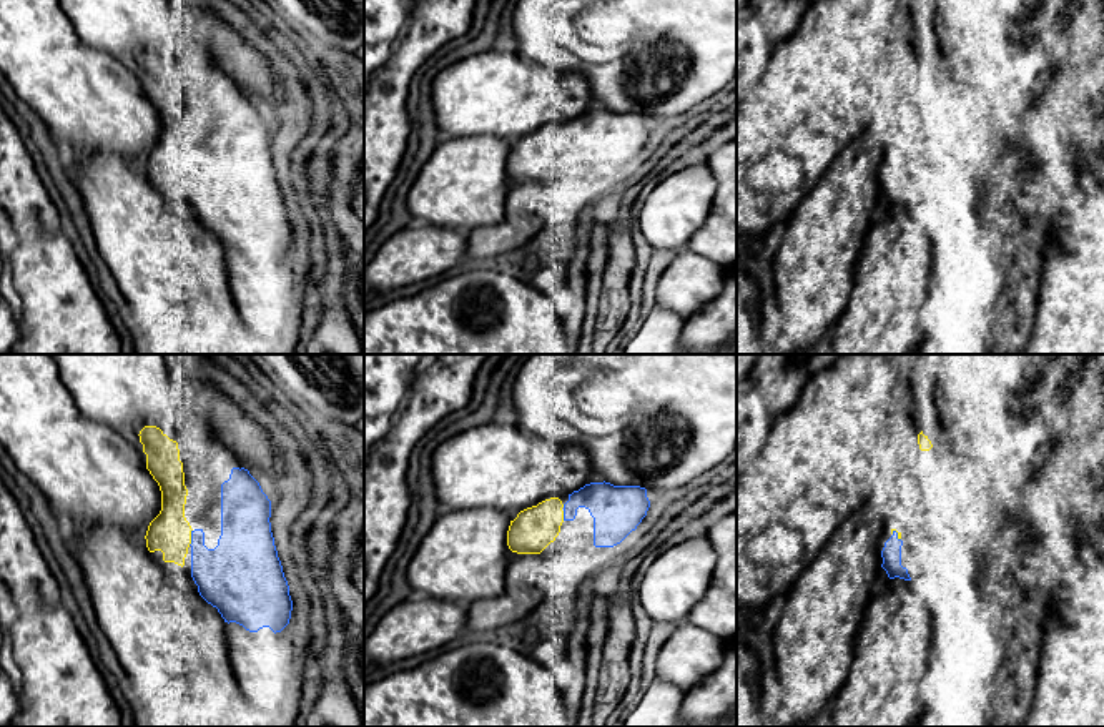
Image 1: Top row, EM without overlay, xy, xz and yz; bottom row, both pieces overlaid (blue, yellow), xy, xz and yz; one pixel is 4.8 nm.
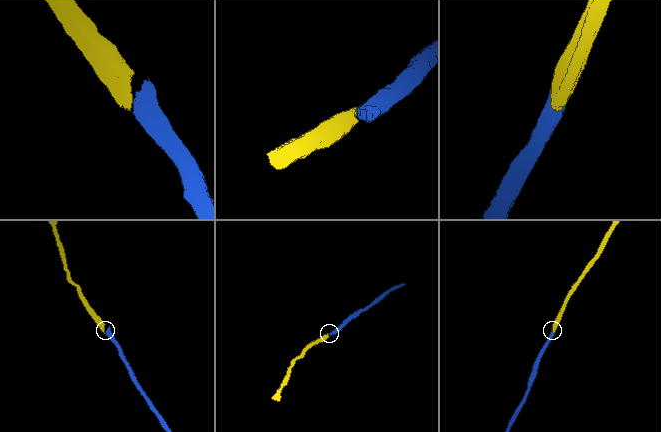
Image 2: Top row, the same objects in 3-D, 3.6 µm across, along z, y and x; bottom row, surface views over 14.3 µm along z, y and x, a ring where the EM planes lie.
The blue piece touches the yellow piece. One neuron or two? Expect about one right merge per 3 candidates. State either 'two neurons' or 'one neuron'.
one neuron

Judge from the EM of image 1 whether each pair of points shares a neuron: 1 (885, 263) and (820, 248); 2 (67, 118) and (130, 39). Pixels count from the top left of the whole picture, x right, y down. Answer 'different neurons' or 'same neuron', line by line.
1: different neurons
2: different neurons

